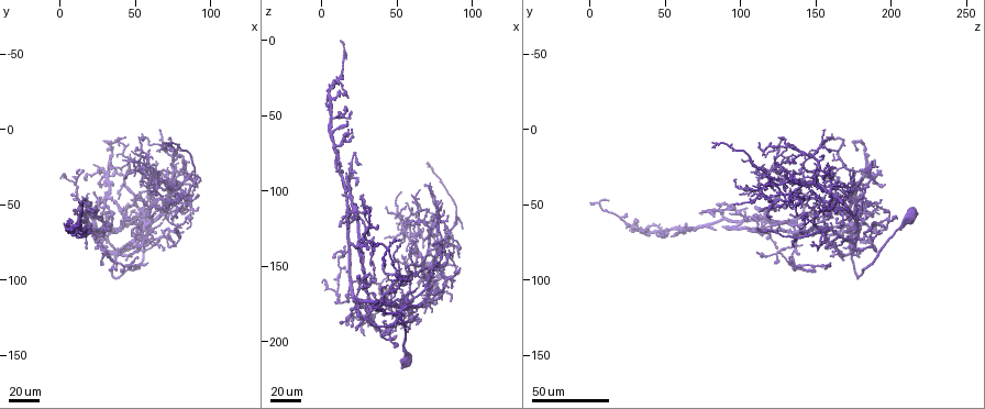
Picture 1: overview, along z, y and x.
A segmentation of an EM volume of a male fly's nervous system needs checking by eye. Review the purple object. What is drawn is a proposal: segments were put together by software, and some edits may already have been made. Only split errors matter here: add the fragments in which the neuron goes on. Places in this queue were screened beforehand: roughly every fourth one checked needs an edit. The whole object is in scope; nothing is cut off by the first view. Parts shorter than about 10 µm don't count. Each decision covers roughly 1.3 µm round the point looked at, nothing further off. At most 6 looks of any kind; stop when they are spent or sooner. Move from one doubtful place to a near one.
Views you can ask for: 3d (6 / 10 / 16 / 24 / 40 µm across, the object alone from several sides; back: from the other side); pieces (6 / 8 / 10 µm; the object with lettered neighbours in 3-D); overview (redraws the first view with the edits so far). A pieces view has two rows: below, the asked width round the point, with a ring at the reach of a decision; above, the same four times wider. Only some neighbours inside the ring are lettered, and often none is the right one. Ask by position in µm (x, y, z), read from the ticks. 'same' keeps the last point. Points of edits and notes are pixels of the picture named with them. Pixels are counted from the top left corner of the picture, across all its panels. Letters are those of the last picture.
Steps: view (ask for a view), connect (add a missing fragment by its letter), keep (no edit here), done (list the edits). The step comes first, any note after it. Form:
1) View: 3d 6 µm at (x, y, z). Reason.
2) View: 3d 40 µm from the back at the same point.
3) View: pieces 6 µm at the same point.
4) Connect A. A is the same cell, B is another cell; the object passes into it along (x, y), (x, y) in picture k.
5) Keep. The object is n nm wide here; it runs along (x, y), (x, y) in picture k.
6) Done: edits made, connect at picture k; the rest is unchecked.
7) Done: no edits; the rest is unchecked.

View: 3d 24 µm at (28, 58, 104). Long arm stops here.

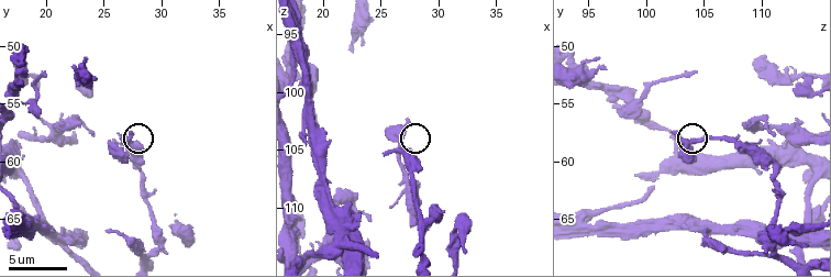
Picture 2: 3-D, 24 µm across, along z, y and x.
View: pieces 8 µm at (27.4, 57.6, 102.6).

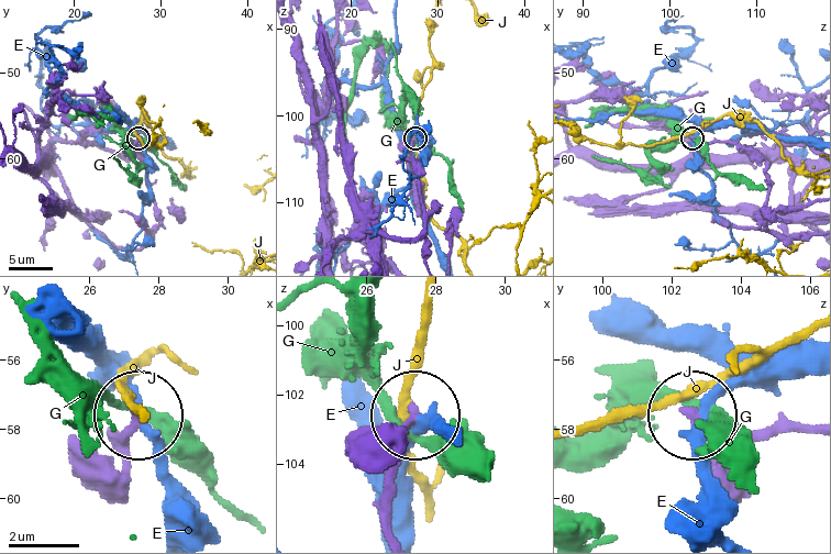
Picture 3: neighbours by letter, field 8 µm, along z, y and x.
Keep. The object is 250 nm wide here; E, G and J are other cells; no lettered fragment goes on from it.

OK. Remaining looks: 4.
View: 3d 40 µm at (12, 66, 82).

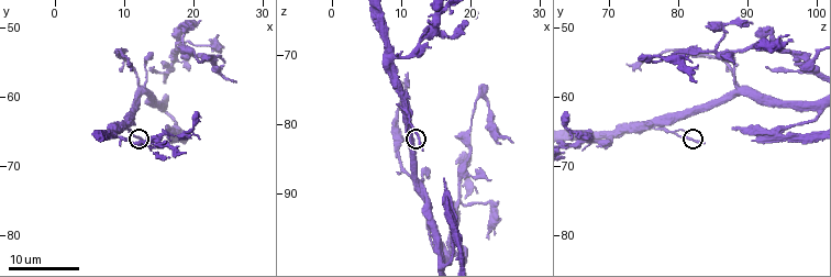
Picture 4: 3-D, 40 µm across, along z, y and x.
View: pieces 6 µm at (13.0, 66.5, 83.5).

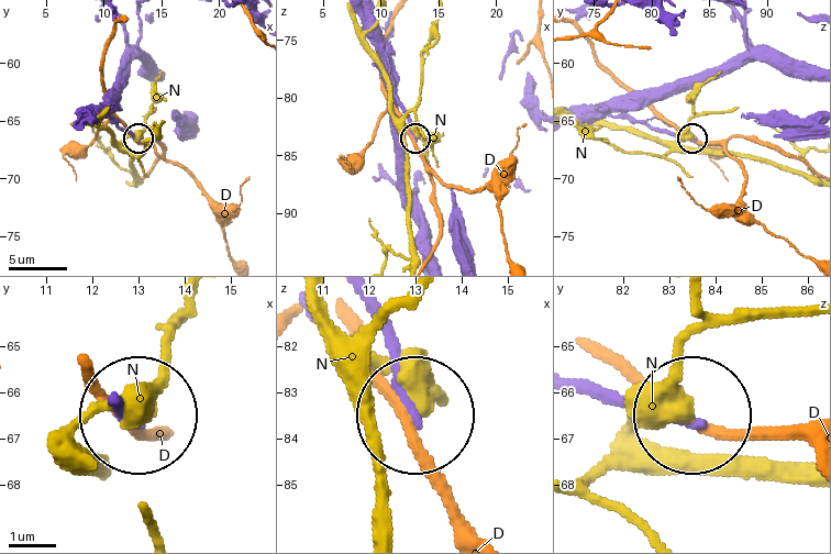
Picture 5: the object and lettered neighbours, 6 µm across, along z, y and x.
Keep. D and N are other cells; it runs along (356, 295), (408, 409) in picture 5; no lettered fragment goes on from it.

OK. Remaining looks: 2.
View: 3d 40 µm at (16, 48, 12). Branch stops here.

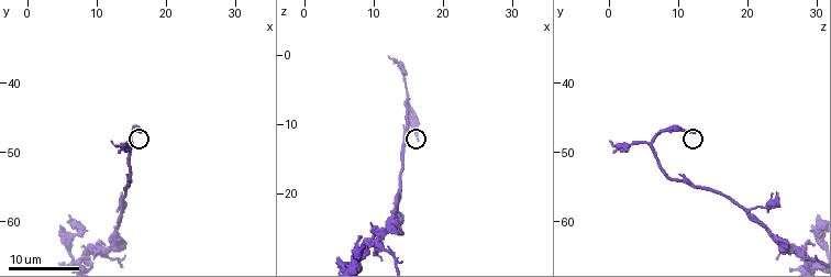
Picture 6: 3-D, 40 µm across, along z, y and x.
View: pieces 10 µm at (16.5, 47.0, 12.5).

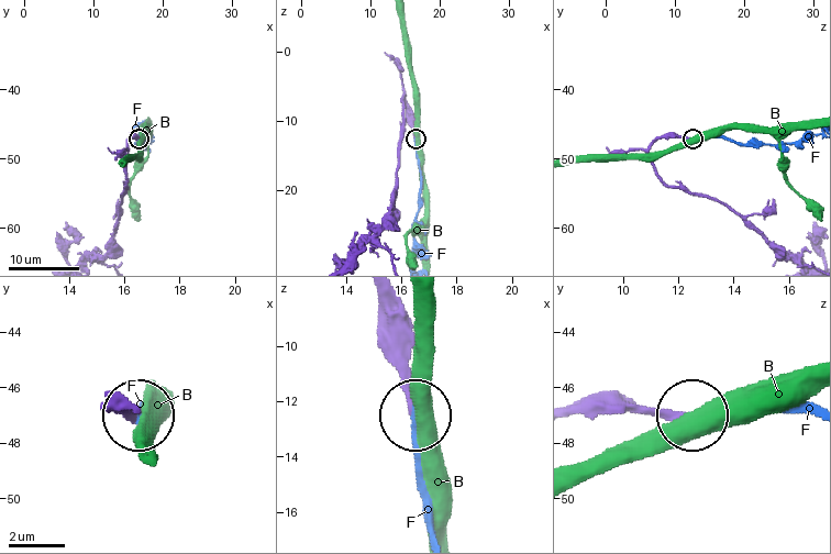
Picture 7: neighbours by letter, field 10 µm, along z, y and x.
Connect F. F is the same cell, B is another cell; the object passes into it along (672, 136), (795, 143) in picture 7; it goes on there.

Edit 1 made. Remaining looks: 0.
Done: edits made, connect at picture 7; the rest is unchecked.

